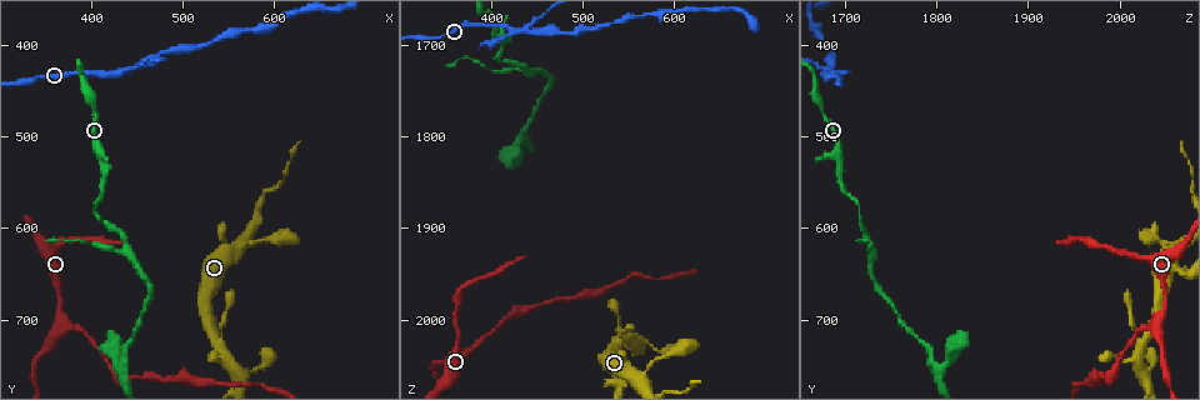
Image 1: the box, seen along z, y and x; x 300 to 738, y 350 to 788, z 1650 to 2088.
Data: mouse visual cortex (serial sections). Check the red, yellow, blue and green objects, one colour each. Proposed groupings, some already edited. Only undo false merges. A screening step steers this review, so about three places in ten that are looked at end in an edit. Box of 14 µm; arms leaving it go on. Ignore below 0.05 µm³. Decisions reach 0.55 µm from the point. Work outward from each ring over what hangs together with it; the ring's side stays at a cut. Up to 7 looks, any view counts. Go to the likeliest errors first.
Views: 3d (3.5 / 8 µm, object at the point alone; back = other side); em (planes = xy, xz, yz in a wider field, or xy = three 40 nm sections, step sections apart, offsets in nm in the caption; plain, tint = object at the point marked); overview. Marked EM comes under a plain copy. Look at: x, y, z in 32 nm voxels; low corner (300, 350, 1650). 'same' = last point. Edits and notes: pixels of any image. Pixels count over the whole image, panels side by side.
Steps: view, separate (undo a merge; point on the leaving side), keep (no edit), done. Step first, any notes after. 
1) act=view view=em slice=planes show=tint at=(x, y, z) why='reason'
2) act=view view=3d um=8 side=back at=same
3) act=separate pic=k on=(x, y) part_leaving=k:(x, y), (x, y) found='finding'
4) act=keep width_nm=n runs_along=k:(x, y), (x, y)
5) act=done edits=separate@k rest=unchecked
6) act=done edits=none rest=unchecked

act=view view=3d um=3.5 side=back at=(440, 425, 1680) why='small branch off a trunk'

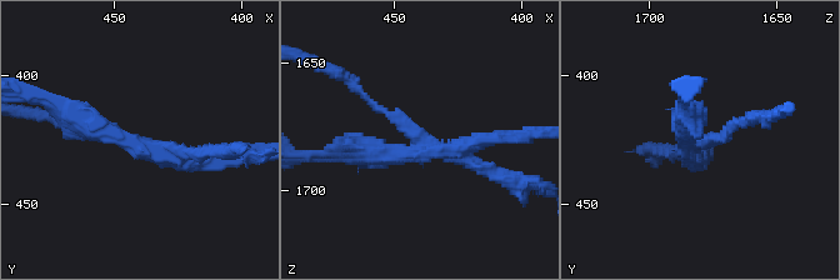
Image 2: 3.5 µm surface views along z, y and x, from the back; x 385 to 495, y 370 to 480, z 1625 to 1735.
act=view view=em slice=xy step=5 show=tint at=(439, 427, 1685)

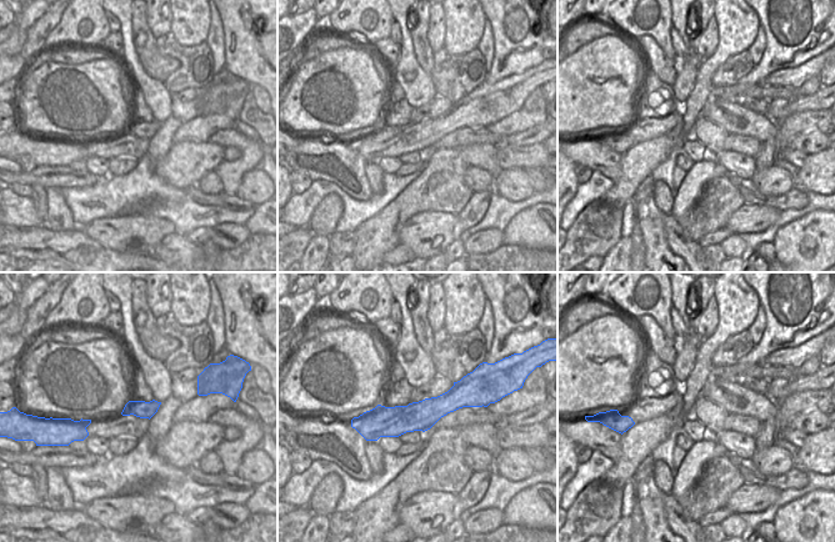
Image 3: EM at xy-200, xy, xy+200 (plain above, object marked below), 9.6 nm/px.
act=separate pic=2 on=(506, 178) found='two cells meet here'

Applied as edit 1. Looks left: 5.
act=view view=overview

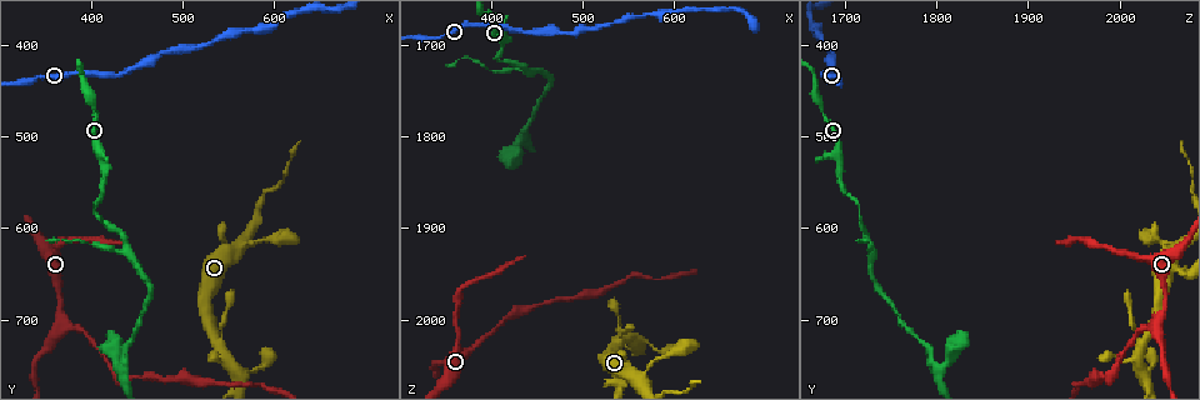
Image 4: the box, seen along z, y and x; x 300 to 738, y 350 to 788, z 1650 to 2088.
act=view view=3d um=3.5 at=(535, 730, 2025) why='two arms in line, one across'

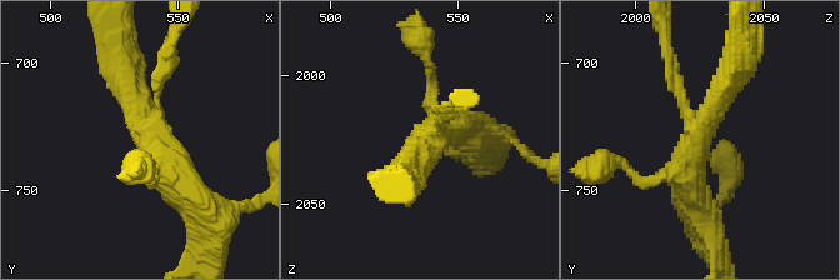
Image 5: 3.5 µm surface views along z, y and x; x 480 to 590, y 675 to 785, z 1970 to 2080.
act=view view=em slice=xy step=1 show=tint at=(538, 727, 2024) why='need the tissue'

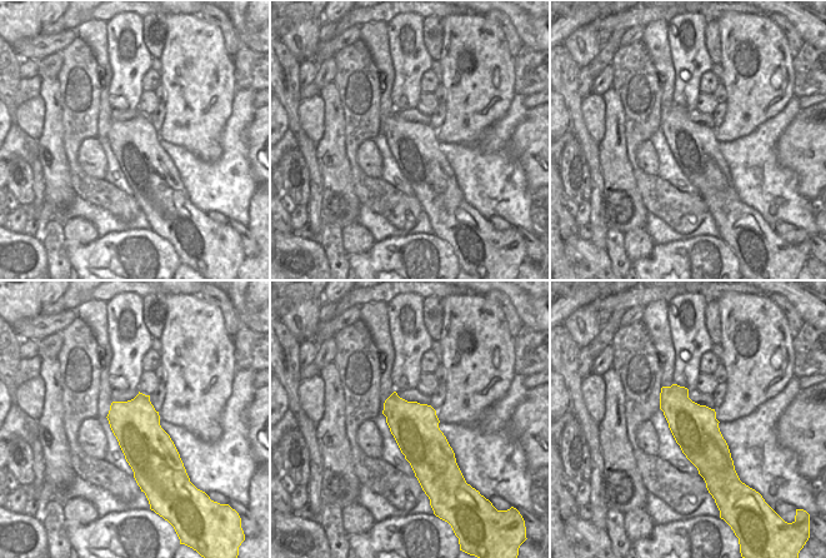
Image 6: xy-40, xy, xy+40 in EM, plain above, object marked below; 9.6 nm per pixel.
act=keep arms=3 arm_widths_nm=150,350,450 runs_along=5:(120, 64), (143, 129), (196, 201) found='continuous, no second cell'

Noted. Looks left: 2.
act=view view=3d um=3.5 at=(370, 700, 2040) why='a fork'

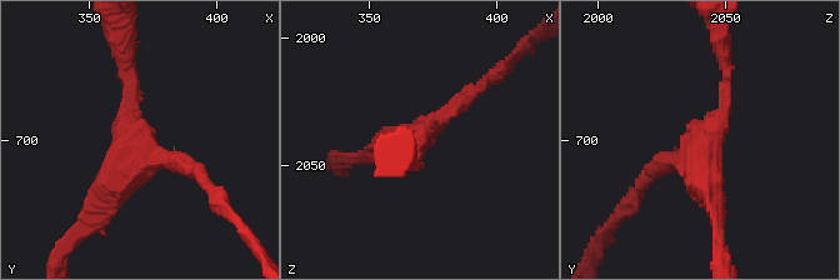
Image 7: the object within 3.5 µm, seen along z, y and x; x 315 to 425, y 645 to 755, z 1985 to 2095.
act=view view=em slice=planes show=tint at=(367, 702, 2041) arms=3 arm_widths_nm=150,200,300 why='now the EM'

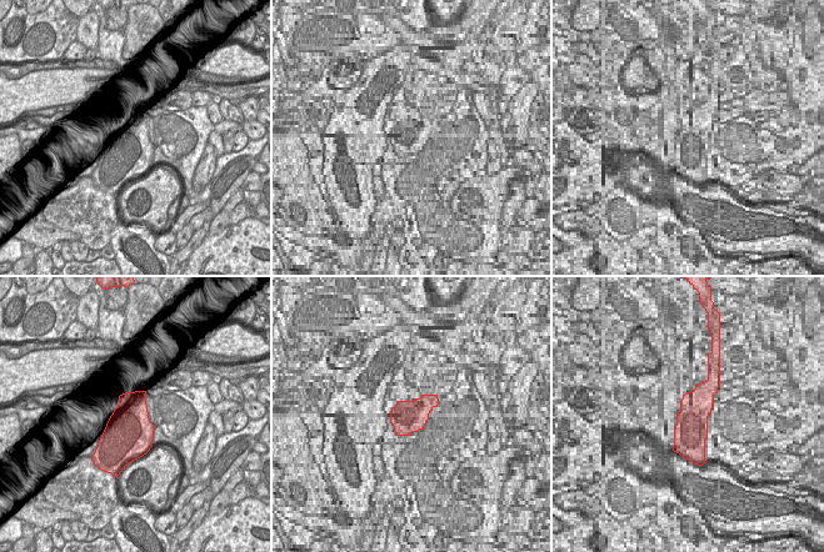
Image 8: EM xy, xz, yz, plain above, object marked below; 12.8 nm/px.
act=keep runs_along=7:(726, 68), (726, 105), (701, 151), (653, 171) found='one cell here'

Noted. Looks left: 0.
act=done edits=separate@2 rest=unchecked

